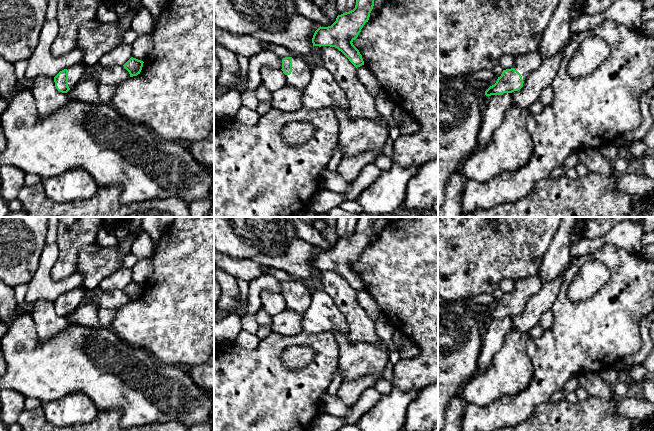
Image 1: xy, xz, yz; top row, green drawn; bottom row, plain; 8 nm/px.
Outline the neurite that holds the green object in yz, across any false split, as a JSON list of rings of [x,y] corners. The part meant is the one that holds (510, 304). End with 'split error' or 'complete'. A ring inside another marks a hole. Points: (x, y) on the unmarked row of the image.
[[[538,276],[514,281],[514,291],[503,294],[496,307],[485,315],[485,319],[500,319],[520,314],[528,300],[541,289],[542,284]]]; split error

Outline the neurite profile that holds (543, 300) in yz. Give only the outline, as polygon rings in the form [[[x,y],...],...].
[[[567,269],[554,280],[543,283],[541,289],[528,300],[523,311],[511,317],[514,329],[529,333],[540,324],[543,313],[551,310],[559,295],[566,271]]]

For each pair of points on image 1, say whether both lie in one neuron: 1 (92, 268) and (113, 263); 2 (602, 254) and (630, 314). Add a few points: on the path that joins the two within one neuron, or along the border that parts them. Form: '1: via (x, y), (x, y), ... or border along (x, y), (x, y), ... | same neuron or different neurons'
1: via (97, 263), (108, 263) | same neuron
2: via (617, 268), (630, 281), (630, 299) | same neuron

